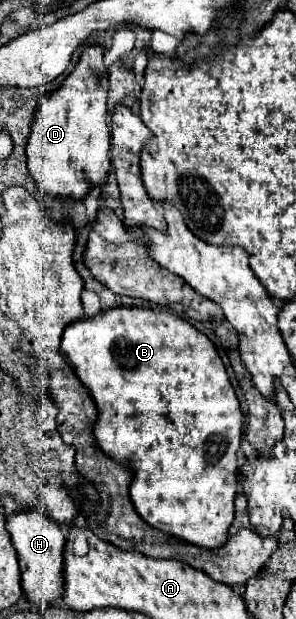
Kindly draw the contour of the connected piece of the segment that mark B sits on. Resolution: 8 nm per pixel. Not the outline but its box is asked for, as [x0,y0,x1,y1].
[59,307,245,549]

